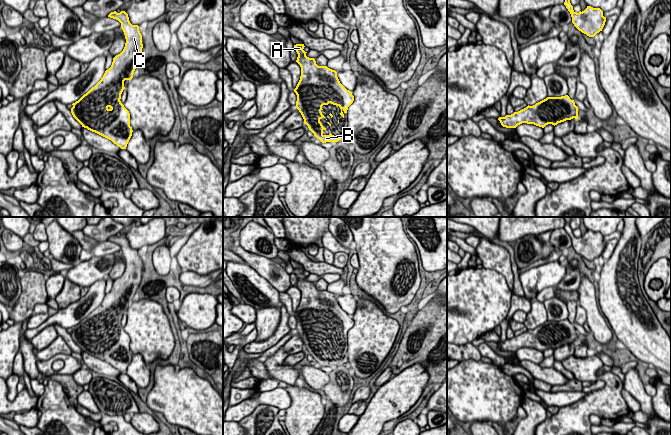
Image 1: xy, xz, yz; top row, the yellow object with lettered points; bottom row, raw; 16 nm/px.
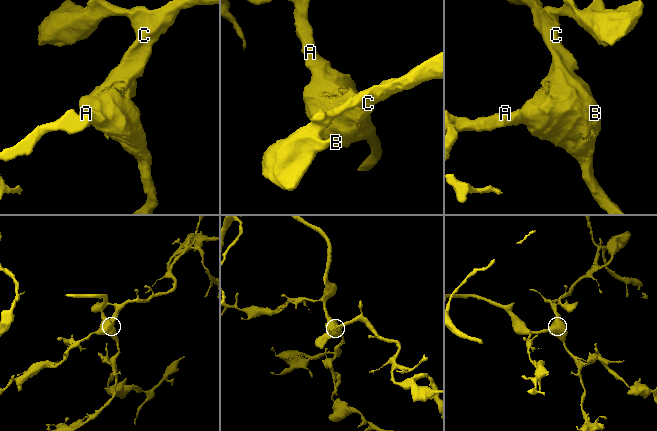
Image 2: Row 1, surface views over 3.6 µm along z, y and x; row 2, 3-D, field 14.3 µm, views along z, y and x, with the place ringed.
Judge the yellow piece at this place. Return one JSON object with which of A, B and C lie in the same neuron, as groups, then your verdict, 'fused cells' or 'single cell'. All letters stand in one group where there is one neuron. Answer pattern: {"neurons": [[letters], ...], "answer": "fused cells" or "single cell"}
{"neurons": [["A", "B", "C"]], "answer": "single cell"}

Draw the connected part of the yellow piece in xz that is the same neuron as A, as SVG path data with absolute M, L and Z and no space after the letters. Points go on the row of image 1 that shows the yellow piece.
M304 44L294 45L298 57L296 62L301 67L300 80L294 89L297 95L296 107L301 113L304 124L322 143L338 142L341 135L324 135L320 120L325 118L322 106L329 103L339 106L340 115L344 118L348 107L353 103L354 96L339 81L337 72L327 66L318 66L314 58L306 56Z

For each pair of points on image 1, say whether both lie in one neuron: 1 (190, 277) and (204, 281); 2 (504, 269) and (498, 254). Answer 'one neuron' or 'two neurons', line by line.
1: one neuron
2: one neuron

